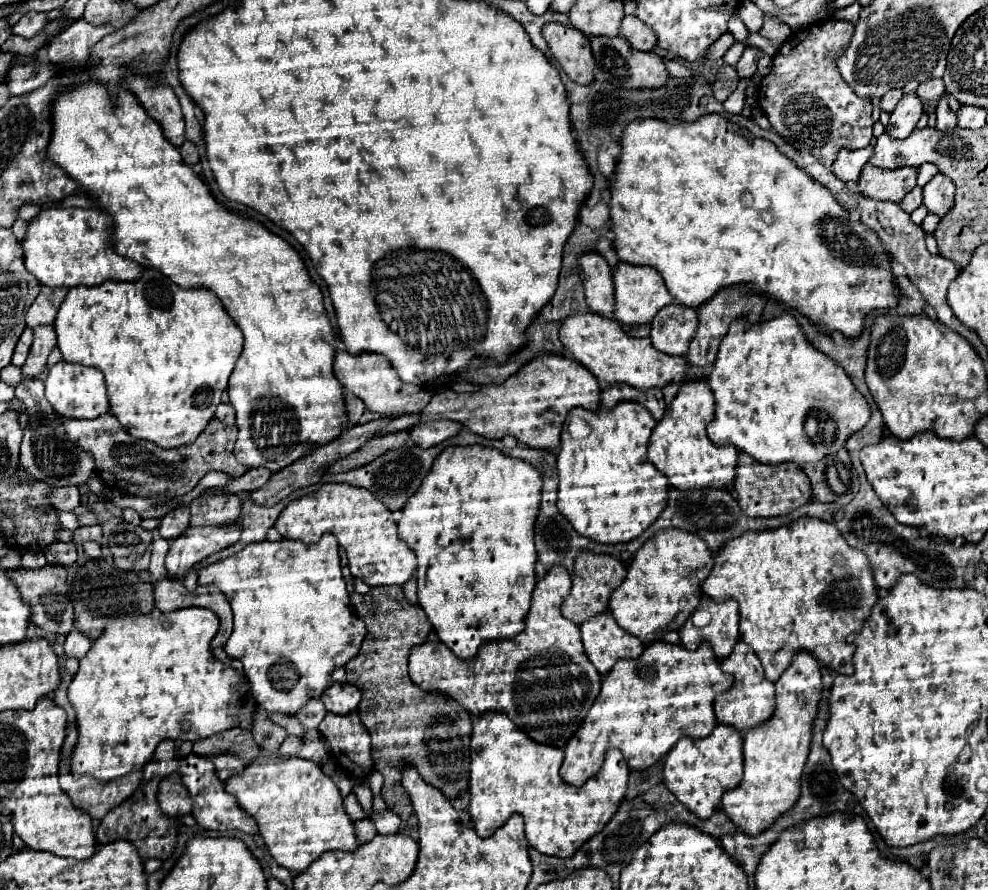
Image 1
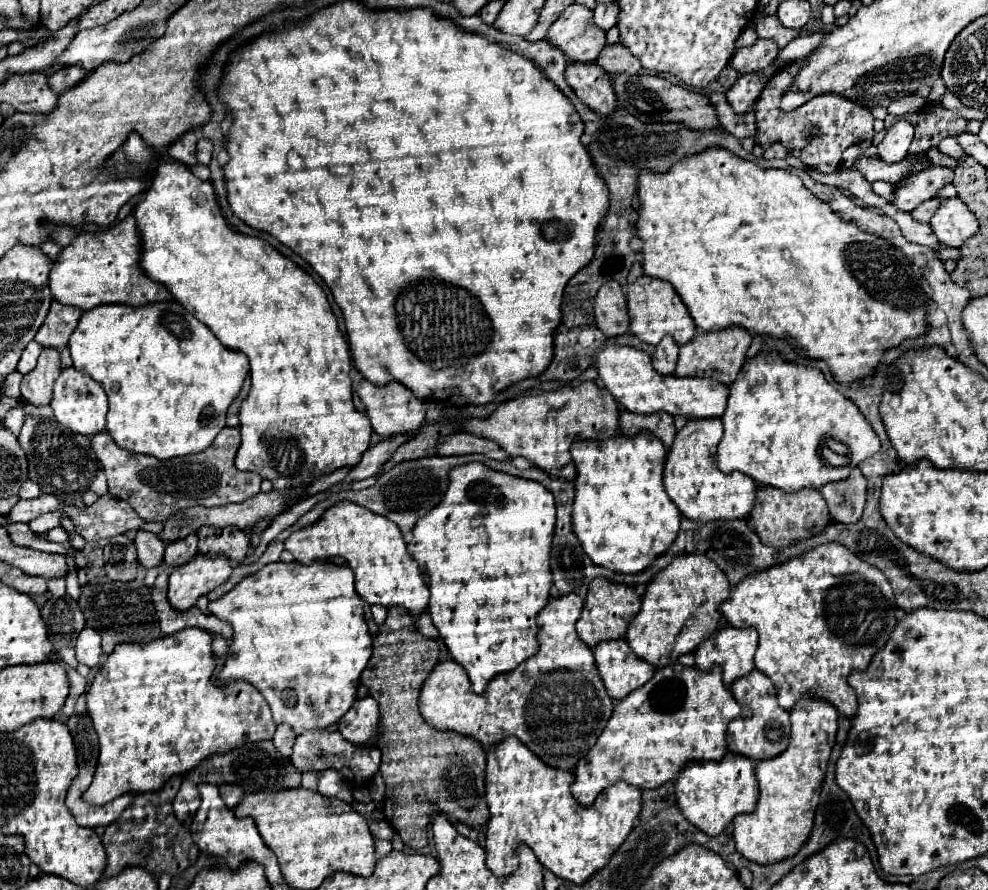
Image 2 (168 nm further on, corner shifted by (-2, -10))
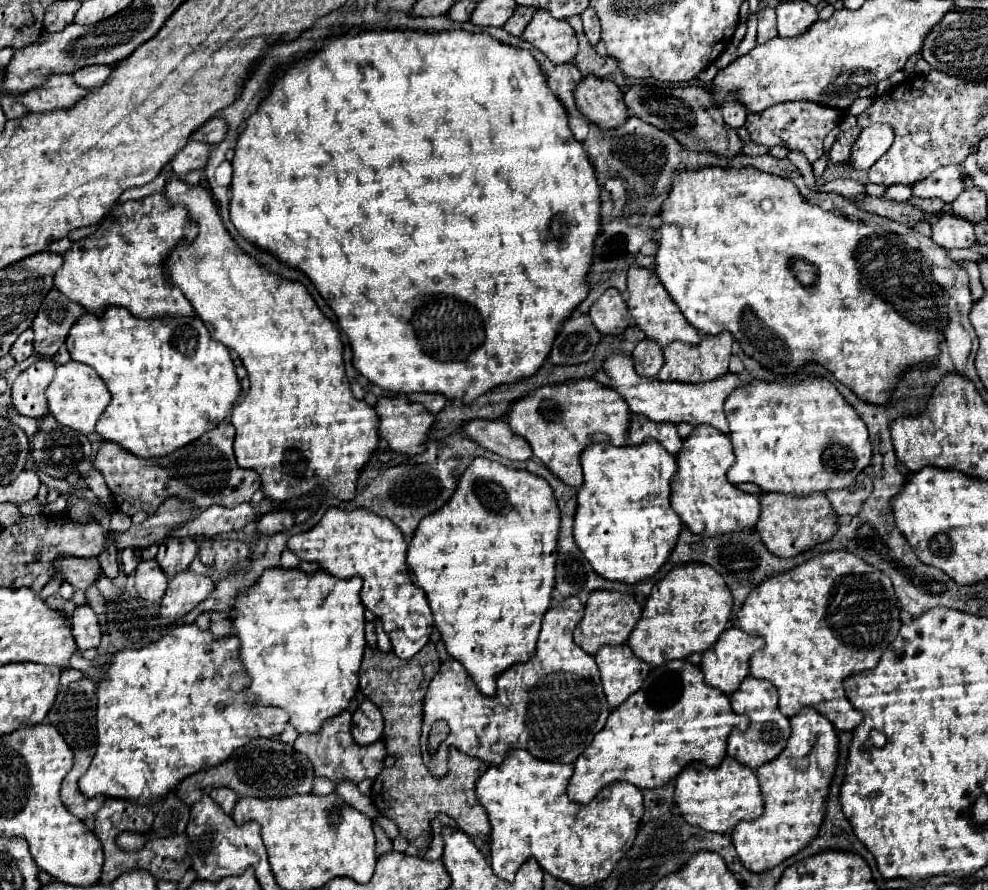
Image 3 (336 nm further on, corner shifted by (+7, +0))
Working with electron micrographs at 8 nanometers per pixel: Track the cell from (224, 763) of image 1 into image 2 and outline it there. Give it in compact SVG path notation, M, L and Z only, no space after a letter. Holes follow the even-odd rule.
M221 784L219 790L221 790L223 802L225 802L229 808L233 808L233 806L243 798L243 788L241 788L239 784Z

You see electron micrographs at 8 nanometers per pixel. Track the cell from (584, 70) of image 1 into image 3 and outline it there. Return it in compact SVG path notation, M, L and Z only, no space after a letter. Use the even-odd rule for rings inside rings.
M586 76L574 90L578 110L598 128L612 130L628 120L628 110L620 88L596 76Z

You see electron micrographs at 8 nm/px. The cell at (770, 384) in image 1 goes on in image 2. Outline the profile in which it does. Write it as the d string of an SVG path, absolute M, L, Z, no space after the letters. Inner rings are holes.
M777 350L761 352L745 360L739 378L729 386L727 406L721 416L721 422L725 434L717 446L719 470L723 470L725 474L739 470L751 476L757 484L775 486L785 492L795 492L799 488L821 488L827 482L843 480L847 478L853 466L873 456L881 448L877 434L871 430L871 424L863 418L859 408L849 398L845 398L839 390L835 390L825 380L821 370L789 362ZM829 438L841 442L847 448L847 454L841 454L839 466L829 464L821 456L821 448Z

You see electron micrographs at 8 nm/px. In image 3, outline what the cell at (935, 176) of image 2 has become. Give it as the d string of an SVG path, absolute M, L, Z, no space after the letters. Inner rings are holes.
M944 166L930 174L926 180L912 186L914 196L920 198L940 198L946 204L952 204L966 190L960 166Z

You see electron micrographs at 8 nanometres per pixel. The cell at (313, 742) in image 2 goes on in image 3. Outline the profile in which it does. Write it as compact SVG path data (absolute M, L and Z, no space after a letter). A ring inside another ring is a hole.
M342 712L340 716L328 720L318 734L300 734L298 740L294 742L294 748L302 752L304 756L310 758L316 776L328 778L332 782L362 782L366 778L376 778L382 768L384 768L384 758L386 758L386 744L378 740L376 744L370 746L360 746L354 742L350 734L350 712Z

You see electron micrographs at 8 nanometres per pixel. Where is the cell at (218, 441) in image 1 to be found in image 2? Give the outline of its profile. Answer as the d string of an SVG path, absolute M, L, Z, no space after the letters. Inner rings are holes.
M225 426L207 450L191 454L191 464L189 456L183 456L175 458L173 468L173 460L159 460L155 456L143 456L119 448L107 434L107 430L93 436L93 450L103 464L109 494L129 502L145 522L167 522L167 518L175 510L187 506L221 506L231 502L243 502L255 496L261 486L261 476L253 472L239 472L235 468L233 460L237 448L239 428Z

